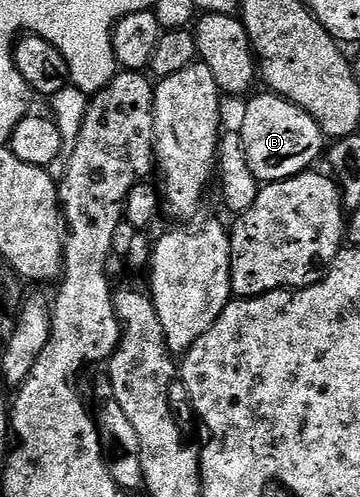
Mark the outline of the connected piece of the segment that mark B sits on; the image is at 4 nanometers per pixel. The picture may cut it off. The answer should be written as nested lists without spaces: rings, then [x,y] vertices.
[[[272,92],[264,93],[246,104],[239,129],[251,172],[257,177],[258,183],[268,184],[306,173],[320,154],[322,157],[327,139],[317,121],[306,110]]]

